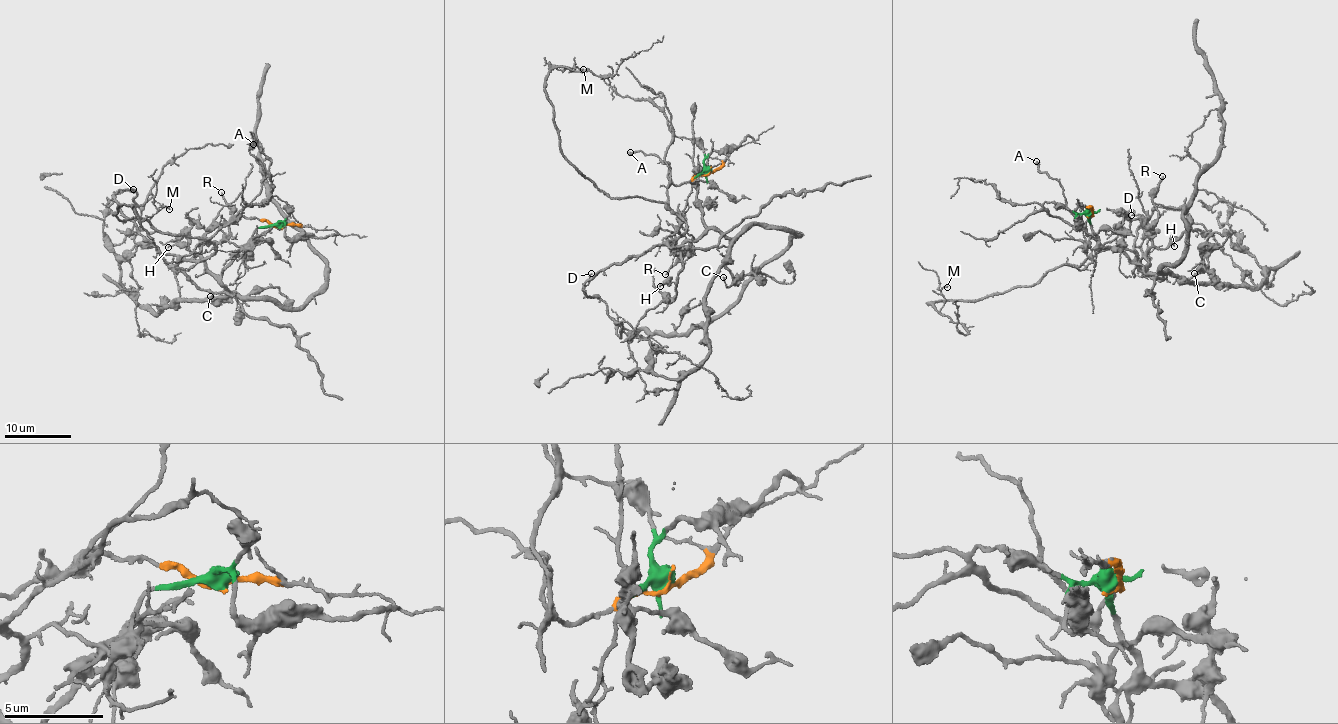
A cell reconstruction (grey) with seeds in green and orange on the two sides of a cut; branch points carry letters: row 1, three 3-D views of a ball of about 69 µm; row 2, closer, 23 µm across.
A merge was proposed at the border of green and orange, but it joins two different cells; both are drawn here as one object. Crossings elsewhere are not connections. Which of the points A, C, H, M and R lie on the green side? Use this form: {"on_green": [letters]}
{"on_green": ["C", "H", "R"]}

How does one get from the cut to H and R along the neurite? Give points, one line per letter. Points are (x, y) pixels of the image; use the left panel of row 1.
H: (280, 226), (261, 226), (217, 275), (208, 270), (200, 253), (194, 256), (178, 246), (167, 248)
R: (280, 226), (261, 226), (217, 275), (208, 270), (202, 246), (222, 239), (230, 230), (231, 206), (221, 192)

